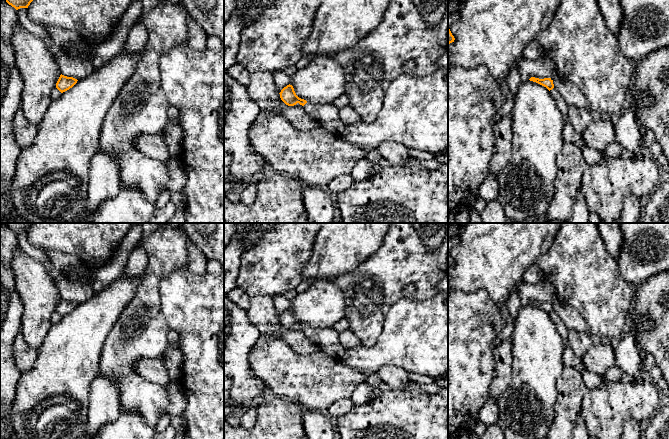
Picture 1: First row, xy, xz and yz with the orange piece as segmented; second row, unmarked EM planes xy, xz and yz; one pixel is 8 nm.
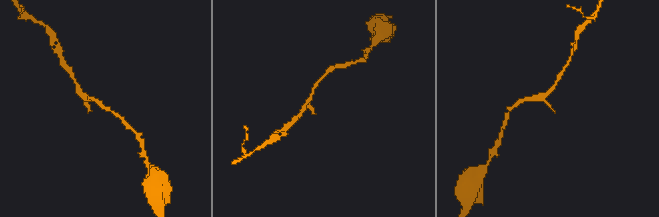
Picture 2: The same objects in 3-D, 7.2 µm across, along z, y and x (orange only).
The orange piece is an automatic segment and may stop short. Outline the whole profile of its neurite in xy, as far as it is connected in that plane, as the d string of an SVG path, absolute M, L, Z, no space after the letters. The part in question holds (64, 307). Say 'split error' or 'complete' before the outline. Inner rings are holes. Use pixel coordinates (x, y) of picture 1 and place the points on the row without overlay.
complete; M61 298L56 307L56 312L61 317L63 317L63 316L69 314L70 312L72 312L77 307L77 305L78 304L73 301L67 301L67 300L64 300Z

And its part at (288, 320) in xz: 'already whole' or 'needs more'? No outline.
needs more

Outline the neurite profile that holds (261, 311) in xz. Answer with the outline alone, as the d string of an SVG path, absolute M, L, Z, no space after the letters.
M272 295L250 297L250 306L246 312L249 321L257 327L260 335L282 338L298 354L308 354L322 349L310 341L303 332L288 330L281 324Z

